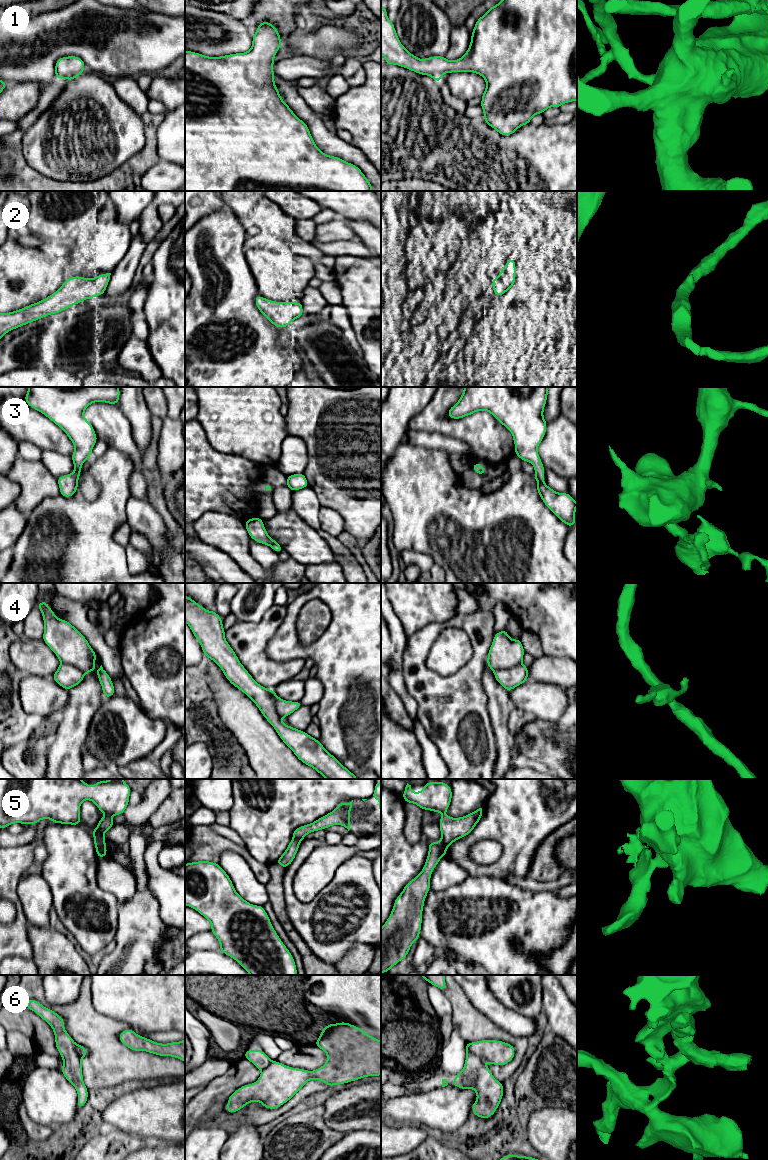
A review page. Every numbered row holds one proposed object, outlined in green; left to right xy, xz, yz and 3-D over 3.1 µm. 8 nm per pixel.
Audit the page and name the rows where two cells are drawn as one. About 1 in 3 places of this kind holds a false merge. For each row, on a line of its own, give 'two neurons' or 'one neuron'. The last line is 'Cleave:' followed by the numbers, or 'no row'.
1: one neuron
2: one neuron
3: two neurons
4: two neurons
5: two neurons
6: one neuron
Cleave: 3, 4, 5

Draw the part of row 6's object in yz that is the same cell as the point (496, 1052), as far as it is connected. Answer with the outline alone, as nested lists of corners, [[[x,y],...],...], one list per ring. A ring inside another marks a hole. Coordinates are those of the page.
[[[480,1040],[472,1043],[465,1042],[466,1059],[463,1069],[456,1074],[452,1081],[452,1085],[459,1089],[474,1089],[476,1091],[477,1100],[472,1104],[472,1113],[480,1118],[490,1118],[497,1110],[503,1098],[503,1082],[499,1082],[494,1078],[491,1071],[483,1064],[488,1063],[504,1066],[513,1060],[515,1048],[513,1045],[499,1040]]]

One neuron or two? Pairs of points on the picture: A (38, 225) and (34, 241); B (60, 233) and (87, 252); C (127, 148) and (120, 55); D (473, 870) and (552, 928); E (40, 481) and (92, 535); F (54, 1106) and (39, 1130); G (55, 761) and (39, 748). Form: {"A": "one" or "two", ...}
{"A": "two", "B": "two", "C": "two", "D": "two", "E": "two", "F": "two", "G": "two"}

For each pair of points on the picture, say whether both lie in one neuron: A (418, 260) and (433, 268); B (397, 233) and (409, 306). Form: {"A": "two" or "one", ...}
{"A": "two", "B": "two"}

